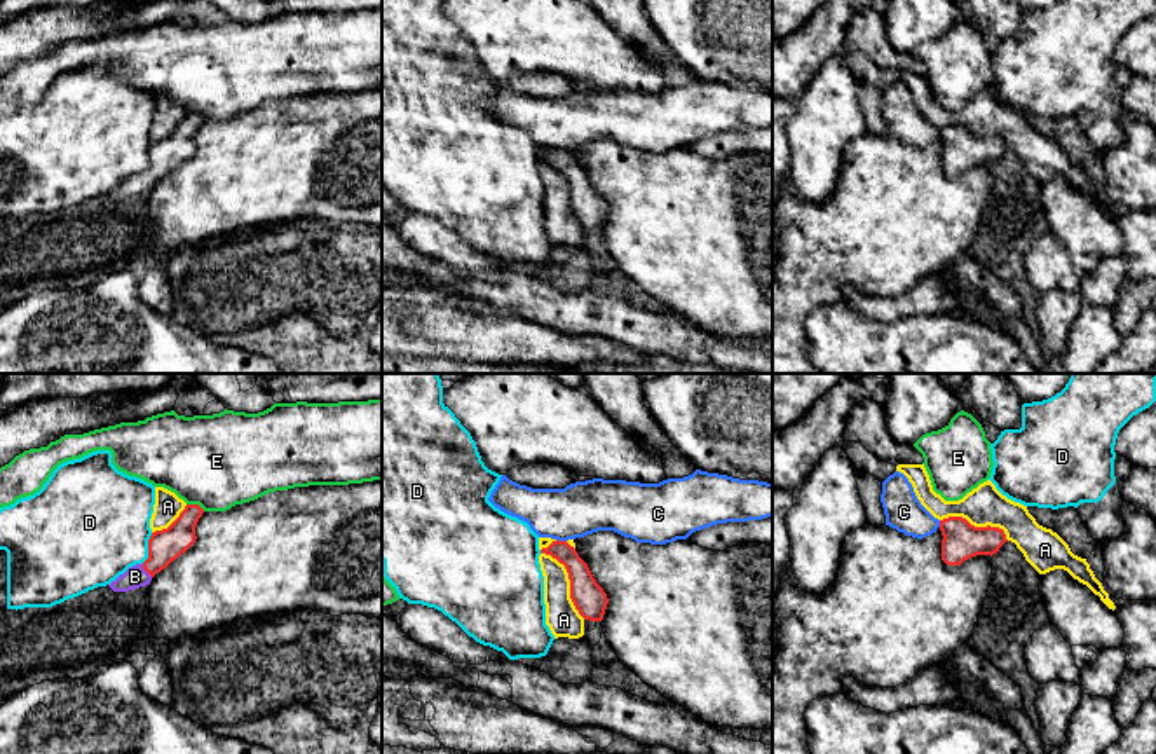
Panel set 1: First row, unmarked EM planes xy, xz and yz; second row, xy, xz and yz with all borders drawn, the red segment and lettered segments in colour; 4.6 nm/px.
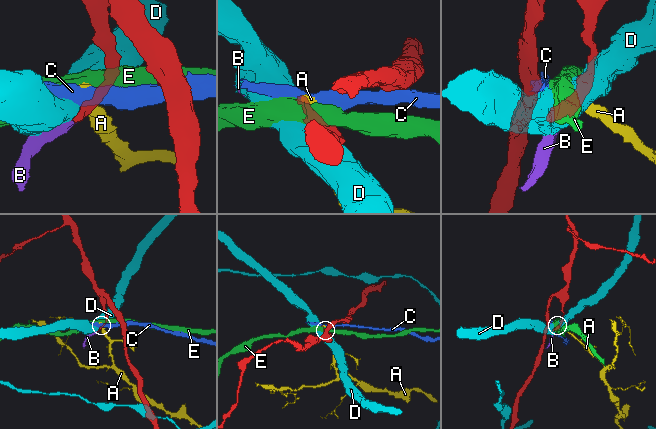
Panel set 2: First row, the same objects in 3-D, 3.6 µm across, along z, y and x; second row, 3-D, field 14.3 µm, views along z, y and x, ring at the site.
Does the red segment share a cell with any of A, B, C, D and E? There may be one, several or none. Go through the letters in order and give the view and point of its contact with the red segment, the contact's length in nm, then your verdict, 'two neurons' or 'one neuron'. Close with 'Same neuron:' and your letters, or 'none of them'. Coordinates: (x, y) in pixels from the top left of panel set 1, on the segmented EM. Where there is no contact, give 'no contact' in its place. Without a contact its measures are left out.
A: xz (569, 575) | 400 nm | two neurons
B: xy (147, 571) | 80 nm | one neuron
C: xz (562, 541) | 50 nm | two neurons
D: xy (149, 548) | 150 nm | two neurons
E: xy (196, 505) | 90 nm | two neurons
Same neuron: B

